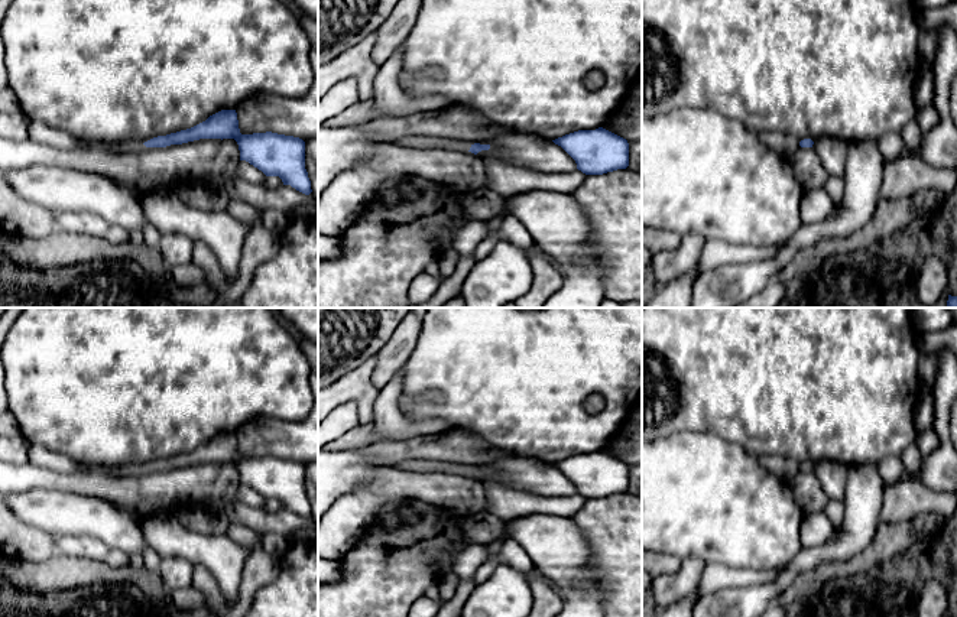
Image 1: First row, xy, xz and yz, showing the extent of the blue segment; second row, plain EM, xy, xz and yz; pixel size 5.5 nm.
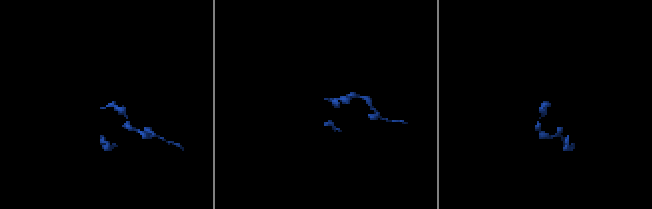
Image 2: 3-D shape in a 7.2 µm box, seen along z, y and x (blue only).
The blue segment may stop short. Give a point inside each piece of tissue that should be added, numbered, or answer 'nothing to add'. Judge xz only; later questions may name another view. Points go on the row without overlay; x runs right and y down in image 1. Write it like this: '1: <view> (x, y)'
1: xz (419, 466)

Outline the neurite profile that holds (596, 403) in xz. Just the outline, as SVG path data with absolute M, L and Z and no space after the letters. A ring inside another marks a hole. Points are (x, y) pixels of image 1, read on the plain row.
M594 394L587 397L587 400L584 402L584 409L588 413L598 413L604 409L606 406L606 400L603 396Z

